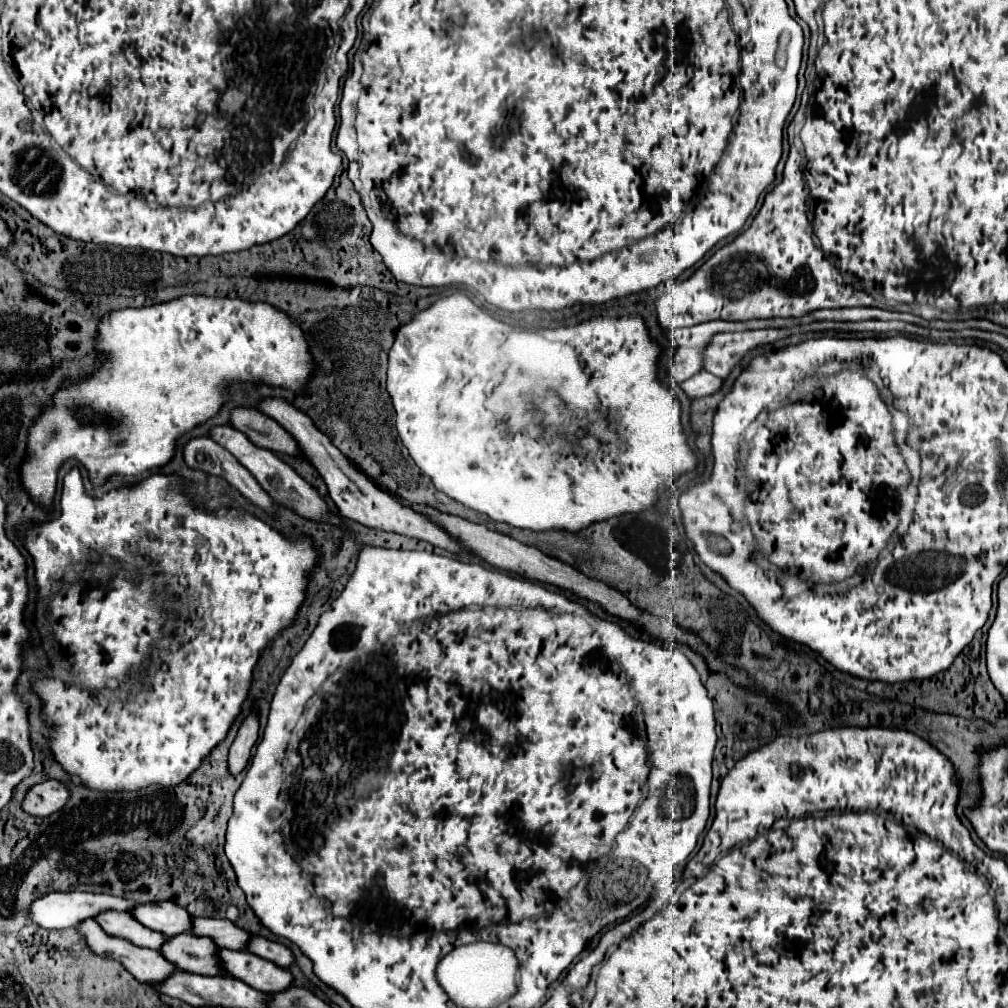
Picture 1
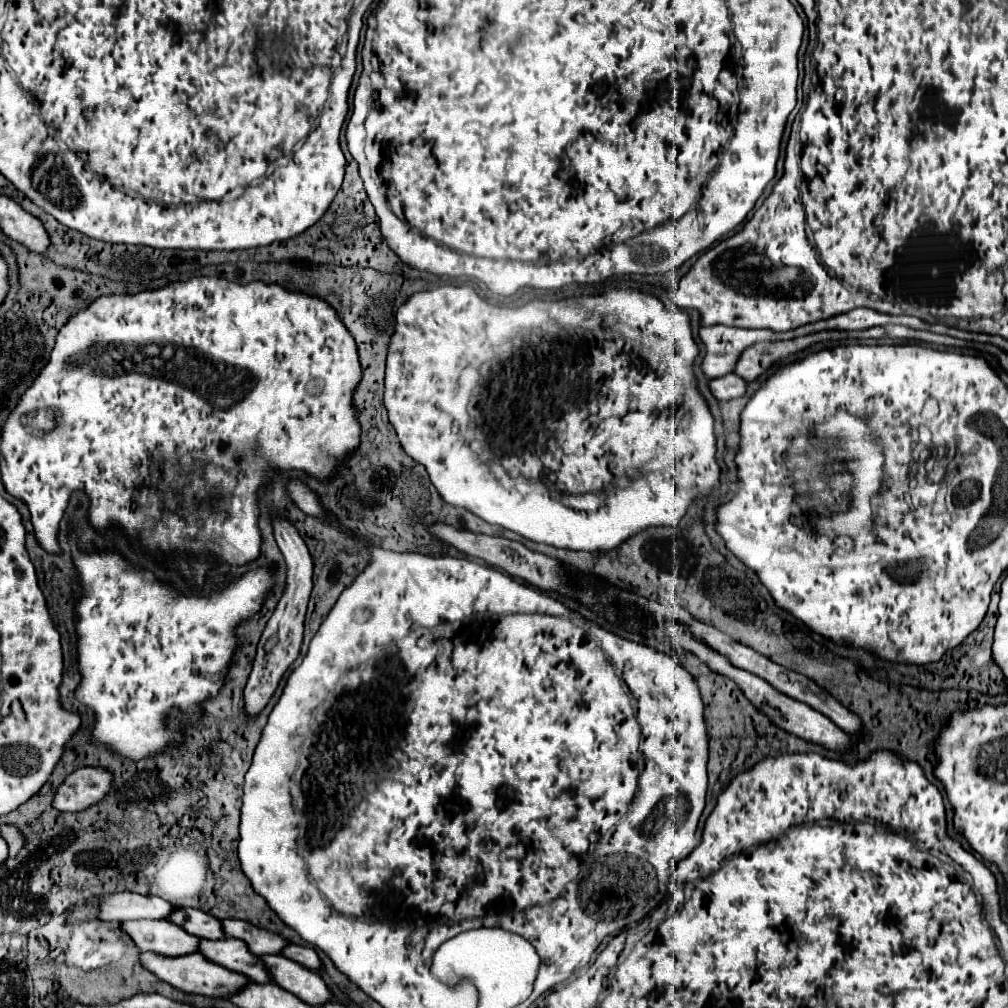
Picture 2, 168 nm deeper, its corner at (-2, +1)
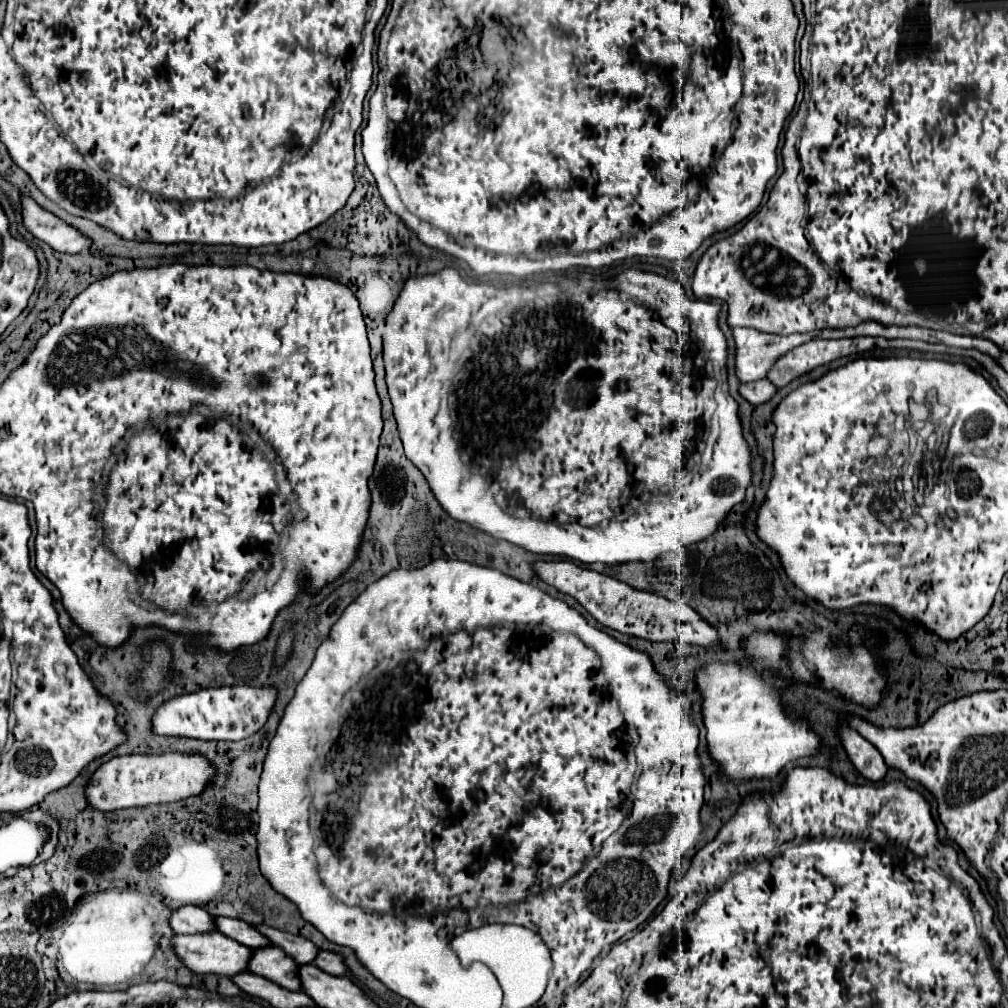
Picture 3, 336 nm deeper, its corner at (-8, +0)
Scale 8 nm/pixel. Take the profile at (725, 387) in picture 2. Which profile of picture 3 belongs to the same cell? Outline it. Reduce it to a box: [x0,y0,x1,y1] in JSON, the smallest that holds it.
[738,379,776,405]

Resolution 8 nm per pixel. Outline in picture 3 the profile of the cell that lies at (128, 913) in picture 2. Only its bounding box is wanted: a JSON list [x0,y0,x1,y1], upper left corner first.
[168,905,212,933]

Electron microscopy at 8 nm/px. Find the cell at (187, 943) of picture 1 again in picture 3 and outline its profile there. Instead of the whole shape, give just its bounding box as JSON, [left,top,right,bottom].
[250,945,300,991]

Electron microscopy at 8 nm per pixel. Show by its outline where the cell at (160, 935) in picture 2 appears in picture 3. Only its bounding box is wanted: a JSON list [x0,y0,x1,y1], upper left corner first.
[170,933,252,977]

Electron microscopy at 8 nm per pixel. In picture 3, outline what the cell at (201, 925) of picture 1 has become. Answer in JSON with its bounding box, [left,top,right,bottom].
[256,925,318,965]

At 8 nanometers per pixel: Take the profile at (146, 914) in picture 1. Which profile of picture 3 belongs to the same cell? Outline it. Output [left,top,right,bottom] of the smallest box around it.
[214,917,268,949]

